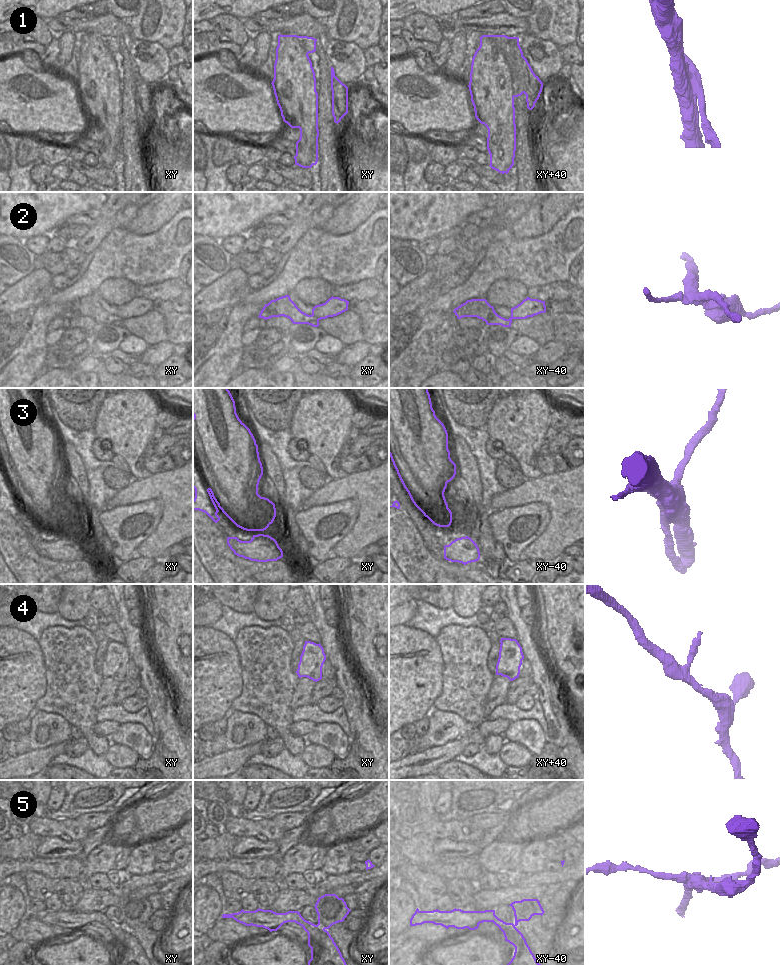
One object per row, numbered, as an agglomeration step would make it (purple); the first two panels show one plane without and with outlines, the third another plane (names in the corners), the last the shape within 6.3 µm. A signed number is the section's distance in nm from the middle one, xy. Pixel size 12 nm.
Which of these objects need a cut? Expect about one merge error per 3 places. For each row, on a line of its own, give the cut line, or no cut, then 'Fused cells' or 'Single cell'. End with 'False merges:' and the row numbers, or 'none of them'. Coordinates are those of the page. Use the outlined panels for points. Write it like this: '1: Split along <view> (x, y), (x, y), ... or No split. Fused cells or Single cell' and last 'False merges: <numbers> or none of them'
1: Split along xy+40 (490, 35), (502, 51), (510, 68), (511, 85), (515, 96). Fused cells
2: Split along xy (260, 312), (265, 312), (272, 305), (275, 313), (279, 316). Fused cells
3: No split. Single cell
4: Split along xy+40 (501, 642), (517, 643). Fused cells
5: Split along xy (317, 924), (325, 928). Fused cells
False merges: 1, 2, 4, 5.

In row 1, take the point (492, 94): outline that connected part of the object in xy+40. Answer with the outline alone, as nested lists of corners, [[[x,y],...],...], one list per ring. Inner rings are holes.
[[[491,35],[480,37],[468,87],[475,117],[488,129],[489,166],[508,174],[516,151],[515,94],[511,68]]]

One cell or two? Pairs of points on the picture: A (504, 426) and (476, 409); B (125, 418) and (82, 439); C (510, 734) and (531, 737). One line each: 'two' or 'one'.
A: two
B: two
C: one

